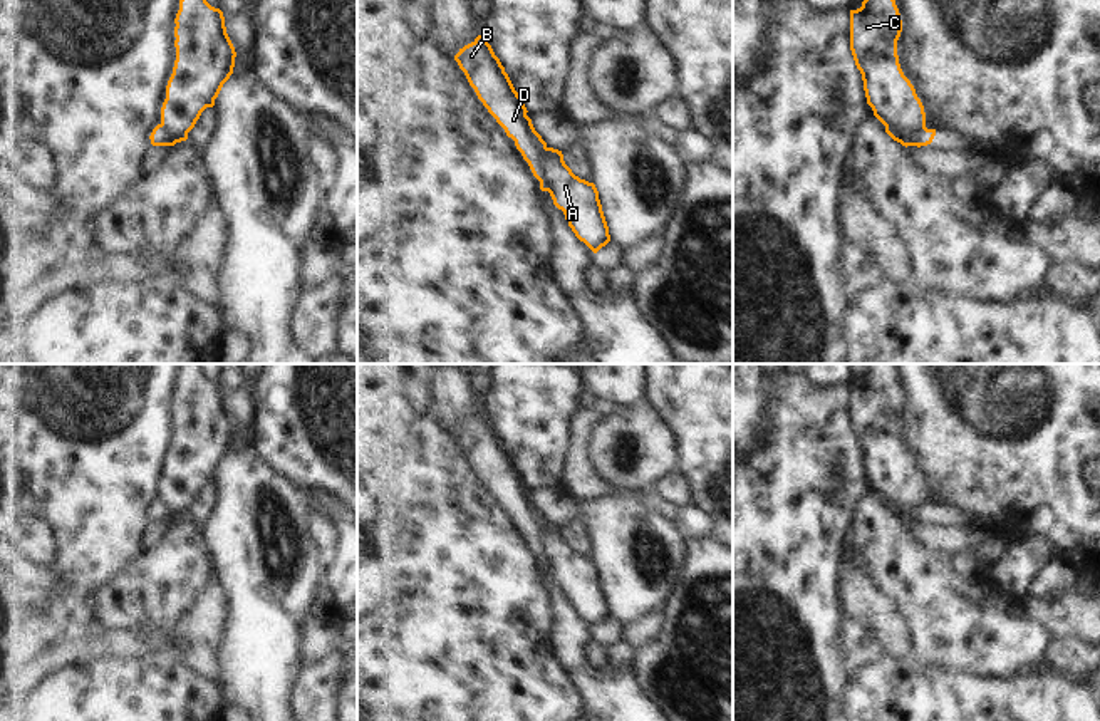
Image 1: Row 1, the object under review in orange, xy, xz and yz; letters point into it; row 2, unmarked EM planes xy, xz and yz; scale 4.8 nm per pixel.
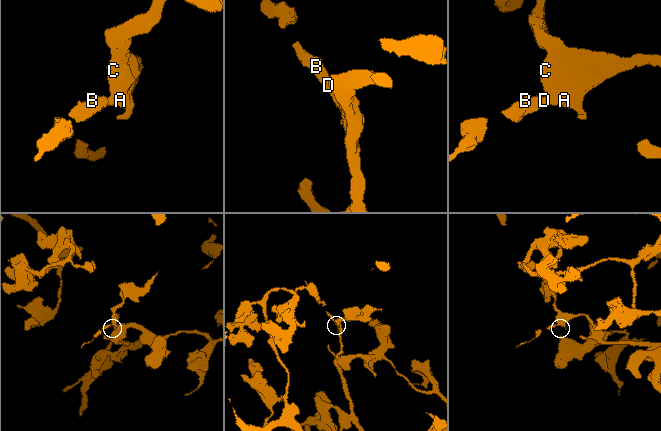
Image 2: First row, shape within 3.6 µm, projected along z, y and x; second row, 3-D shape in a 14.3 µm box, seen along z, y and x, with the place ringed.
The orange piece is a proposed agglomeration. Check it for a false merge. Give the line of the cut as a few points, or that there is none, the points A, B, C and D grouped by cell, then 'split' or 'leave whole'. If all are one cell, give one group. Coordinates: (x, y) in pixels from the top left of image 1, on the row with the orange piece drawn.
cut xz (547, 148), (544, 190); groups A C / B D; split

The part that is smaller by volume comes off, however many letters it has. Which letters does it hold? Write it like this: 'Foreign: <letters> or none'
Foreign: B, D

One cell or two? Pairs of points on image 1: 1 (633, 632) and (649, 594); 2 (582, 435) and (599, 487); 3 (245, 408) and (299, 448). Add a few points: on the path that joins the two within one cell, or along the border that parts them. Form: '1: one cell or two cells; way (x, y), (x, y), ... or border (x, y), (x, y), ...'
1: two cells; border (663, 609), (638, 617), (626, 626)
2: one cell; way (581, 448), (581, 468), (586, 473)
3: two cells; border (257, 398), (257, 423), (252, 428)

